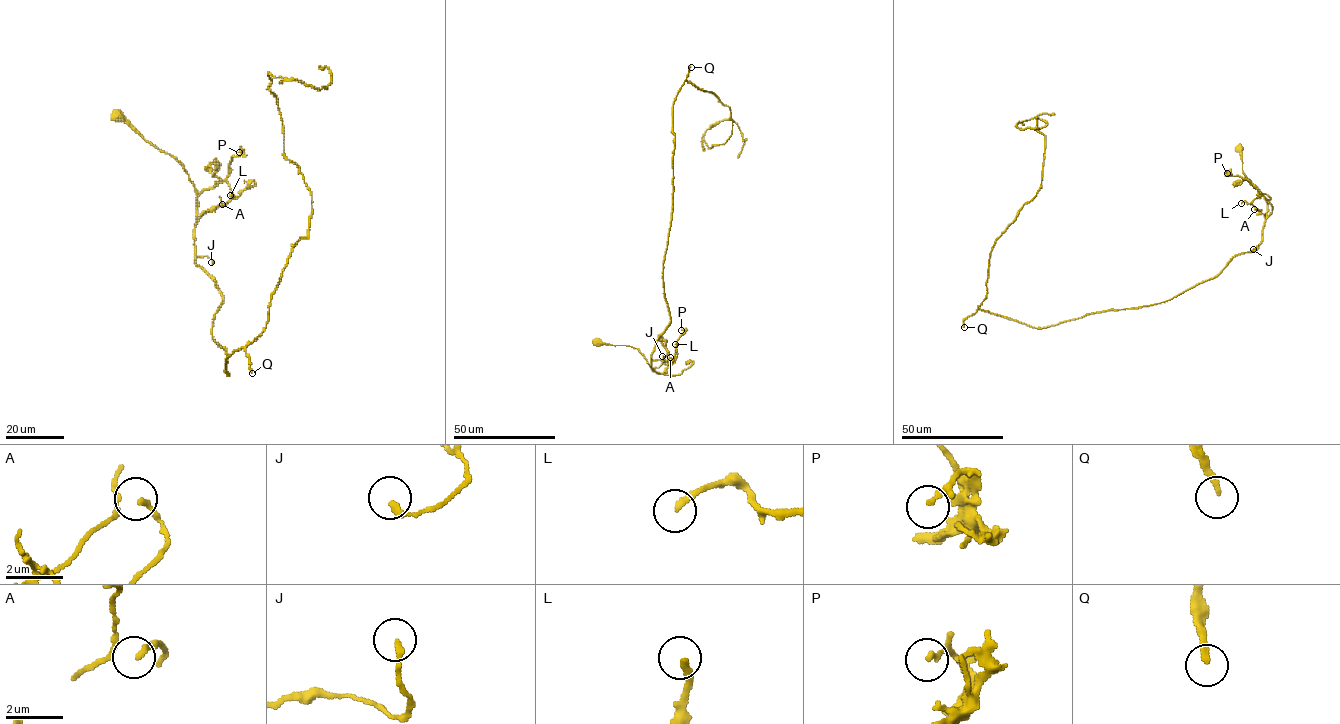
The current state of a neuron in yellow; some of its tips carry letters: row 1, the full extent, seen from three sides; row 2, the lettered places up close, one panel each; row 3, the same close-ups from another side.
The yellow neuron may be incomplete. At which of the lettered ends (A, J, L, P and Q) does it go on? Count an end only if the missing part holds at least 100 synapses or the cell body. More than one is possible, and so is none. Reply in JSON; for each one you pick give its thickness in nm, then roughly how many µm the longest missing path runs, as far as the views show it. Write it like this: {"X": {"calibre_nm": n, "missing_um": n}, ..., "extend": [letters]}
{"Q": {"calibre_nm": 190, "missing_um": 200}, "extend": ["Q"]}

